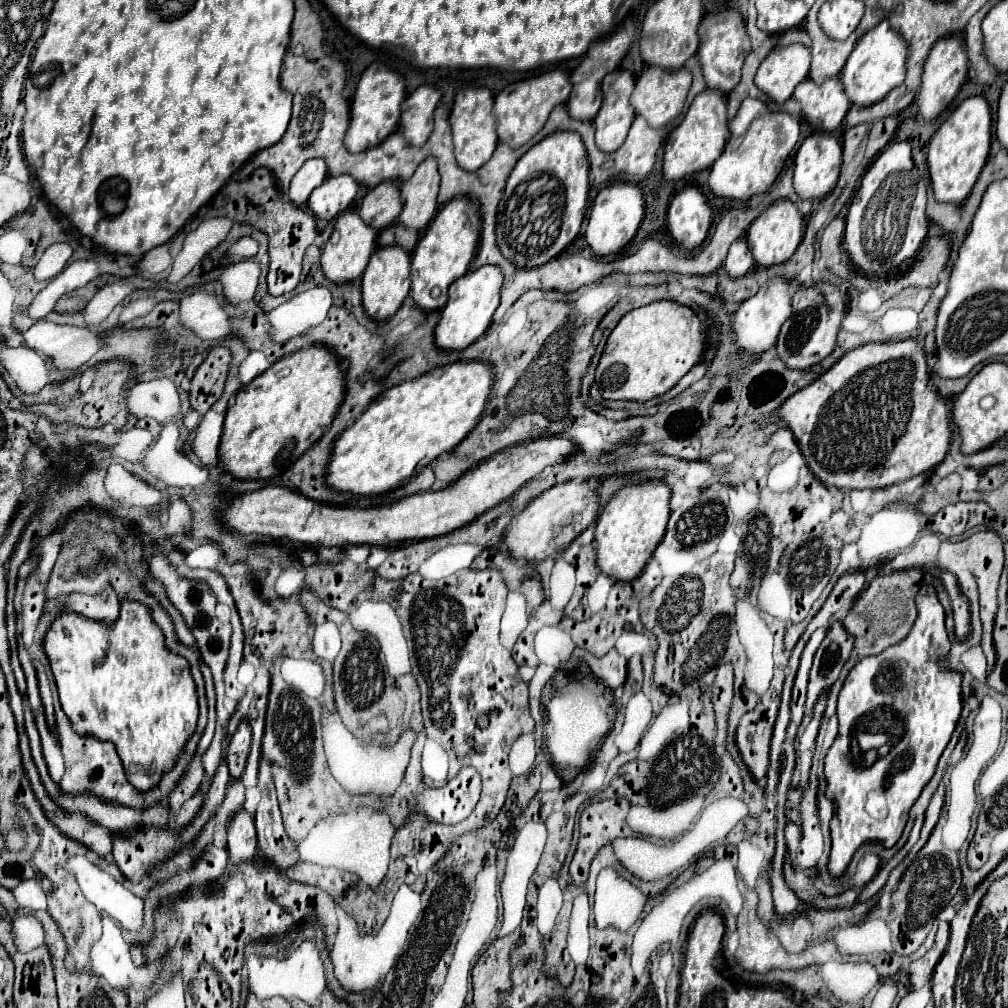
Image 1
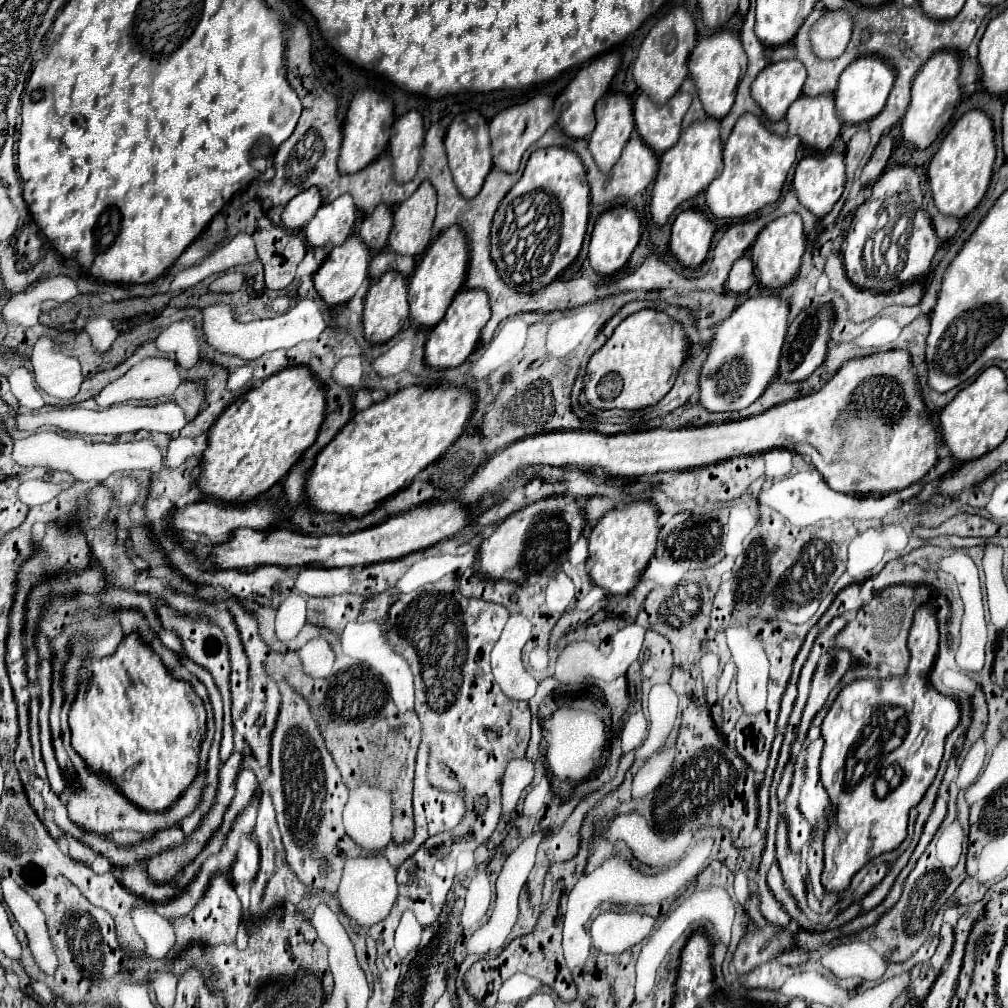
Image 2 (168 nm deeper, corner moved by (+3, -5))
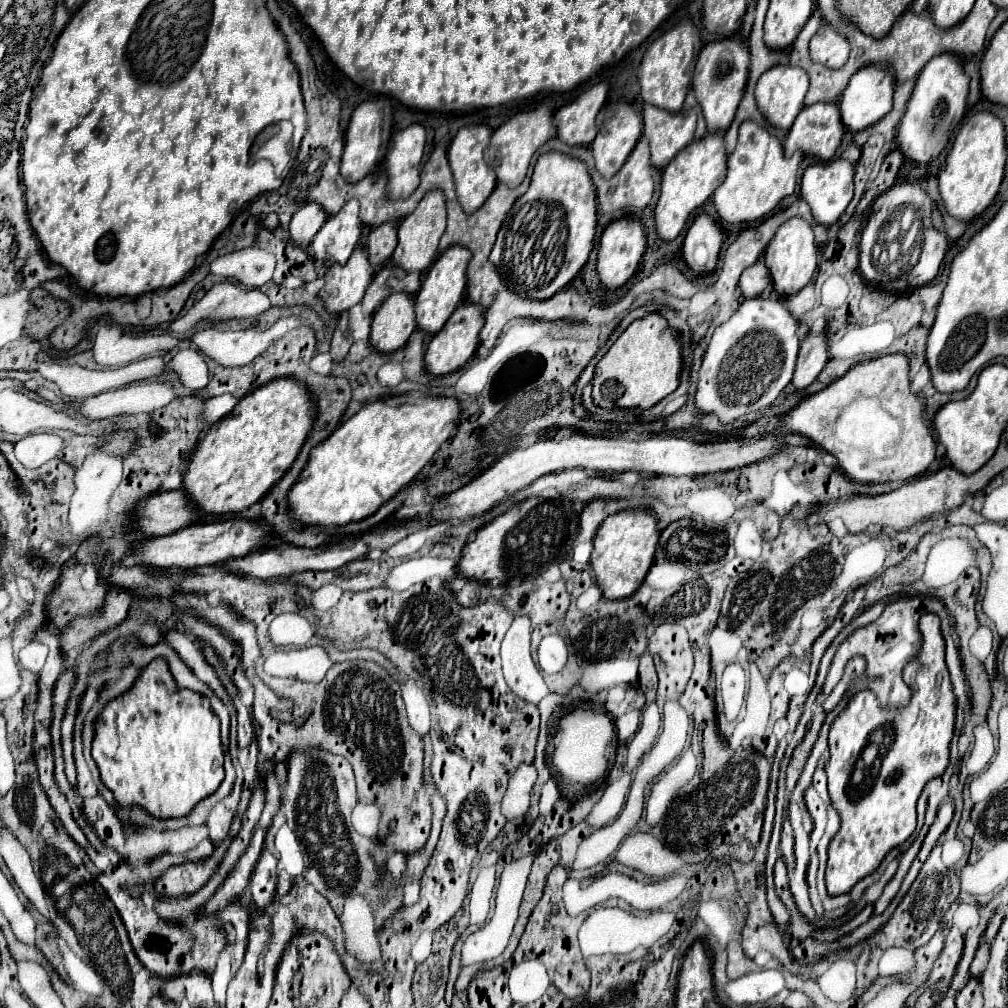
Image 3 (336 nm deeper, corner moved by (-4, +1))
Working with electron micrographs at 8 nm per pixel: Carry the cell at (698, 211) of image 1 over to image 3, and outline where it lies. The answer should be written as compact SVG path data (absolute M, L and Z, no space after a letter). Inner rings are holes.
M699 214L687 230L683 242L683 256L687 266L697 274L711 274L717 268L723 234L719 226L707 216Z

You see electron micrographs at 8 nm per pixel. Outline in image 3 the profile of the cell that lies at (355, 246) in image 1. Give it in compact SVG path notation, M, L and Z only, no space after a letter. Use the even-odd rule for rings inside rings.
M357 248L345 266L331 266L325 274L325 285L319 295L329 314L341 314L359 304L373 278L365 250Z

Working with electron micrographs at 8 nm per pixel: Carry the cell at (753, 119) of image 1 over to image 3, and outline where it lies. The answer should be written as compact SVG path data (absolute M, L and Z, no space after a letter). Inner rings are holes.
M745 120L739 128L737 148L727 162L727 178L713 194L713 204L719 216L729 224L753 222L757 218L769 216L785 196L793 194L795 176L801 160L801 152L795 152L791 158L785 158L783 146L775 136L771 136L755 122Z

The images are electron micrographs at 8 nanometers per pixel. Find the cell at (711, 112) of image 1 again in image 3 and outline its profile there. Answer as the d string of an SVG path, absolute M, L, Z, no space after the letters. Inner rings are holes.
M707 134L703 140L691 142L671 160L671 164L663 170L661 196L655 206L655 230L661 240L671 242L681 234L689 216L715 192L719 184L723 184L725 170L727 154L723 134Z

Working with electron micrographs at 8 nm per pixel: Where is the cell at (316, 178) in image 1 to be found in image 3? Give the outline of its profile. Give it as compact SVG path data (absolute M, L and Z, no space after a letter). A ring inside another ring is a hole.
M307 204L299 212L295 212L291 224L289 224L289 234L291 242L297 246L309 246L313 242L313 236L319 232L319 228L325 224L327 216L321 212L319 204Z

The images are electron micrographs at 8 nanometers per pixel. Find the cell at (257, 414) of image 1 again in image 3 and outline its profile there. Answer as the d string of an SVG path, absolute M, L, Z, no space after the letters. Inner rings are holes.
M273 380L249 392L195 446L183 474L187 496L203 512L215 516L247 510L291 468L309 428L313 428L313 414L309 390L295 380Z

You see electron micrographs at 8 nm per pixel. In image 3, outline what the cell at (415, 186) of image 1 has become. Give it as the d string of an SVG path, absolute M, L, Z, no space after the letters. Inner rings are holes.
M441 190L427 192L419 202L419 206L415 208L415 212L399 224L399 244L393 252L393 262L405 272L419 272L419 274L427 272L427 268L433 264L437 256L439 240L445 232L445 220L447 220L447 212L445 212L443 192Z

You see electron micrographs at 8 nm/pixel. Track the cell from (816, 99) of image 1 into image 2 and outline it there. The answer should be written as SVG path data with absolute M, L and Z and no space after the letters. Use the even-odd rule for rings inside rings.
M832 94L800 96L786 114L788 134L798 134L800 140L816 150L828 150L840 134L842 120L836 114Z

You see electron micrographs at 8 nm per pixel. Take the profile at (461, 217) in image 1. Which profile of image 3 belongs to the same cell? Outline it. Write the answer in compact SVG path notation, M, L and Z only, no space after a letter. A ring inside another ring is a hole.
M447 248L437 262L429 268L429 272L423 278L421 290L415 296L415 312L417 312L417 324L421 330L429 332L429 334L437 334L445 322L449 320L449 316L453 314L453 310L463 302L463 292L465 292L465 270L467 264L471 260L471 252L465 248Z

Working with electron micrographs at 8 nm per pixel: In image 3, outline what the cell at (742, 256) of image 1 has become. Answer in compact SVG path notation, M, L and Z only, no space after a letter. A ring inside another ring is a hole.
M757 260L757 264L745 268L745 272L741 274L739 290L745 298L755 298L755 296L761 296L769 284L771 284L769 270L765 268L763 260Z

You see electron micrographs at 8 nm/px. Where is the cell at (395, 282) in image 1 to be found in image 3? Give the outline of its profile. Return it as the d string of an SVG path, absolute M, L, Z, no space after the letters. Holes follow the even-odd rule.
M407 294L389 296L373 316L371 344L377 352L389 354L403 348L417 328L413 298Z

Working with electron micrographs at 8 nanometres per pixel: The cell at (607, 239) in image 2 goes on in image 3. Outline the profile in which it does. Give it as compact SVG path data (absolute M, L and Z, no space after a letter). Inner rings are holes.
M619 218L611 222L601 236L597 254L597 276L599 282L609 290L619 290L637 272L639 260L645 252L645 230L637 218Z

